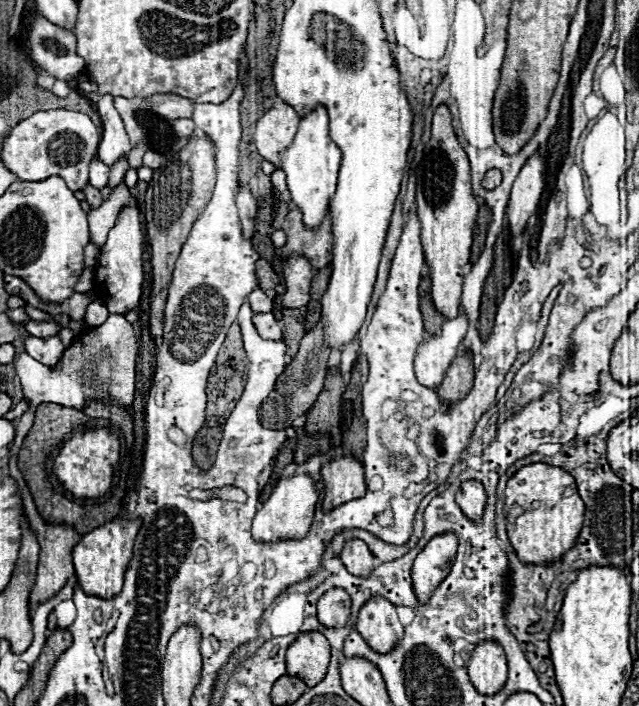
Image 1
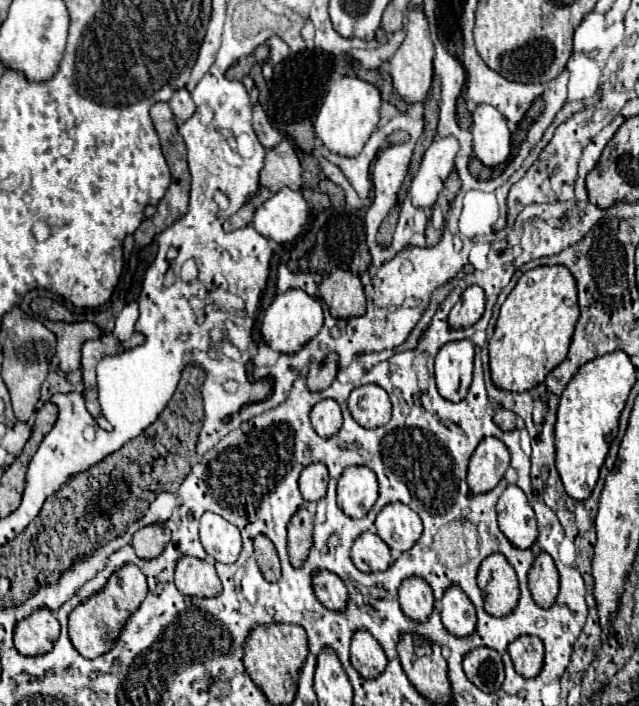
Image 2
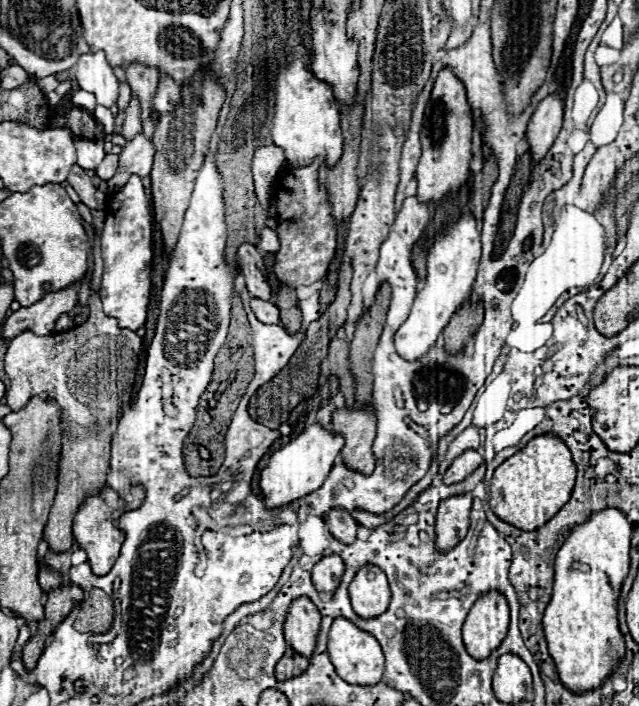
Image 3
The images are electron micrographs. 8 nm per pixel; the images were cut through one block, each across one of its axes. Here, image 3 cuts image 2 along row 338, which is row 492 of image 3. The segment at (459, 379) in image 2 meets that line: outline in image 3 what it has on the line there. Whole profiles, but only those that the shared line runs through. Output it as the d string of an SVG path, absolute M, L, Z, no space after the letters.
M458 494L440 500L436 514L436 548L448 550L458 544L468 532L468 516L472 508L472 494Z

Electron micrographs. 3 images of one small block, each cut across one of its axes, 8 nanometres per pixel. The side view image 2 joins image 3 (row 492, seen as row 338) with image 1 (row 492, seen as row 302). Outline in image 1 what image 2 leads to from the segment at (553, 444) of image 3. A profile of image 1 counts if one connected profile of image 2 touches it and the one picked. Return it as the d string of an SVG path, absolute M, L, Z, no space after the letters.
M536 462L522 466L506 484L504 516L510 536L520 560L526 564L548 564L572 548L580 534L584 520L584 502L578 496L576 480L560 466Z

